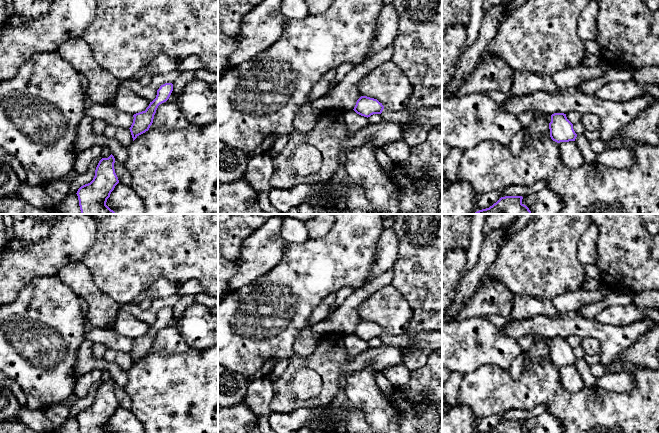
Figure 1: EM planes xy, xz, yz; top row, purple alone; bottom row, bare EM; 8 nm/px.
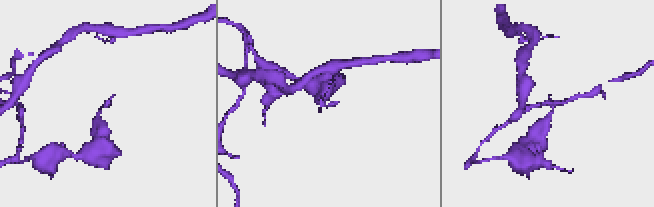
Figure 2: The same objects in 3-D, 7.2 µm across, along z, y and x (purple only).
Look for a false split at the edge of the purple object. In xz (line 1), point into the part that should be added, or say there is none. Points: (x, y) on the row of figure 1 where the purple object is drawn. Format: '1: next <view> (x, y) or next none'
1: next none

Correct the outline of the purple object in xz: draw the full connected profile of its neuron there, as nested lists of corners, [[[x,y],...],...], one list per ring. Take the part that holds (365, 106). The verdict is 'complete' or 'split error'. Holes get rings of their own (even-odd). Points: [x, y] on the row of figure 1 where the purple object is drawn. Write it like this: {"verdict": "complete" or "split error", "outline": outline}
{"verdict": "complete", "outline": [[[361,96],[353,110],[357,114],[368,118],[373,114],[381,114],[383,109],[384,106],[377,99]]]}

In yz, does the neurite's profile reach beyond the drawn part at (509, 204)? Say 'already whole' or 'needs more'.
already whole

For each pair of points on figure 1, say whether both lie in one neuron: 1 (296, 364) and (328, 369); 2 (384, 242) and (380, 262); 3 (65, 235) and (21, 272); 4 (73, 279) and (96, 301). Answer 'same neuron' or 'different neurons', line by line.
1: same neuron
2: same neuron
3: same neuron
4: same neuron

